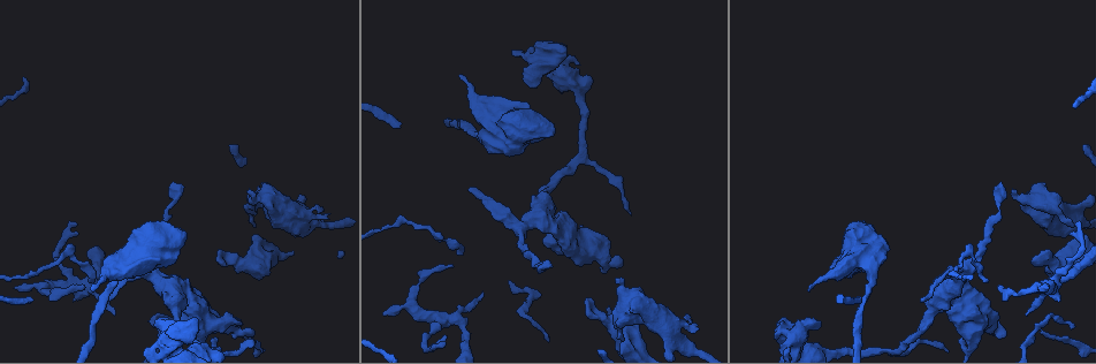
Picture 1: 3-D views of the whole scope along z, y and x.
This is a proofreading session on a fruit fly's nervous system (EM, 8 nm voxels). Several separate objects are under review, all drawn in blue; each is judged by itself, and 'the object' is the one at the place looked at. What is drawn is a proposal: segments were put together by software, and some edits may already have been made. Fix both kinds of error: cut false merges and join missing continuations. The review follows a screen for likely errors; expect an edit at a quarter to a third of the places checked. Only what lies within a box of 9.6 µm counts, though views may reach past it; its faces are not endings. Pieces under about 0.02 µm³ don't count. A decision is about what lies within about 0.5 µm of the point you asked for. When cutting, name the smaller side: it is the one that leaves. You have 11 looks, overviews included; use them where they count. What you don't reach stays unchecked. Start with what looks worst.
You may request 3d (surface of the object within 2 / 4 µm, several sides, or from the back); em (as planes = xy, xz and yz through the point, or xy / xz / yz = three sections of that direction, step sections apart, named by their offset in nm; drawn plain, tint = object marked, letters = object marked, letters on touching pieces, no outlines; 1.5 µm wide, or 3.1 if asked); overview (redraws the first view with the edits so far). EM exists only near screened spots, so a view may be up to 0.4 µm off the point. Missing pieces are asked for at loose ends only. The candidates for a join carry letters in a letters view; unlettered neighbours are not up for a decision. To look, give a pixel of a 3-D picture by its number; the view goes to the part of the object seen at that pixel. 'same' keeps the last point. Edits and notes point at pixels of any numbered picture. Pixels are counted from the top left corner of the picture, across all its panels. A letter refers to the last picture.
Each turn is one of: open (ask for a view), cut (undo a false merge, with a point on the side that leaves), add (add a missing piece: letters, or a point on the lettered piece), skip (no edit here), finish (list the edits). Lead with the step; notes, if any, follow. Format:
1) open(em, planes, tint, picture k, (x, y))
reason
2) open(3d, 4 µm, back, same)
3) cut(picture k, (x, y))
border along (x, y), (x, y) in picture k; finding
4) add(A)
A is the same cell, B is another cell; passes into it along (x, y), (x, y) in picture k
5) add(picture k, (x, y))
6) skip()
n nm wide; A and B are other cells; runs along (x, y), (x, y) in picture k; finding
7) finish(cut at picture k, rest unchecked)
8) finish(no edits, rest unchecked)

open(em, planes, letters, picture 1, (248, 190))
free end

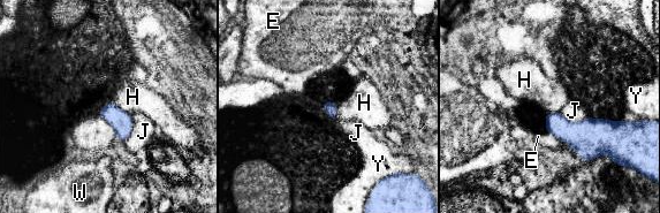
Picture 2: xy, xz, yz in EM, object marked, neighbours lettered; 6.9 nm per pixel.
skip()
E, H, J, W and Y are other cells; border along (111, 100), (129, 114) in picture 2; none of them fits

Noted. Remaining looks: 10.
open(em, planes, letters, picture 1, (94, 290))
free end

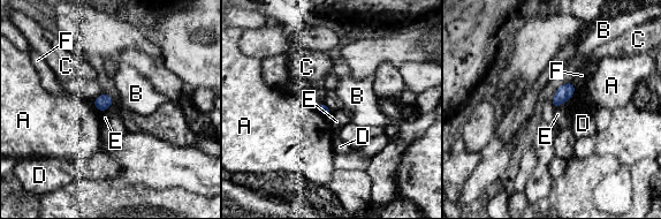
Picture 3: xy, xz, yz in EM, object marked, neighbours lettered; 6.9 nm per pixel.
skip()
A, B, C, D, E and F are other cells; no lettered piece goes on from it

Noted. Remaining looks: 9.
open(em, planes, letters, picture 1, (587, 306))
free end

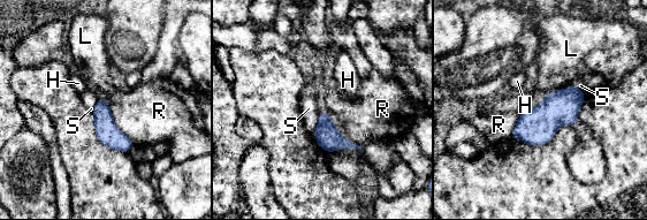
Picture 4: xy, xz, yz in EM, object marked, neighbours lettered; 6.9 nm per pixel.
skip()
R touches over 360 nm; H, L, R and S are other cells; border along (106, 101), (113, 122), (134, 144) in picture 4; no lettered piece goes on from it

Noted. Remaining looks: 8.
open(3d, 2 µm, picture 1, (532, 87))
branch stops here

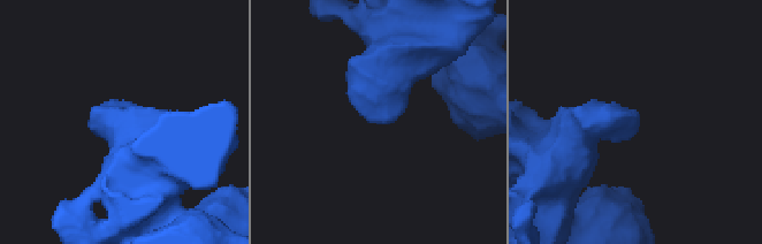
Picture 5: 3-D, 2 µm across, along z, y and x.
open(em, planes, plain, picture 5, (639, 118))

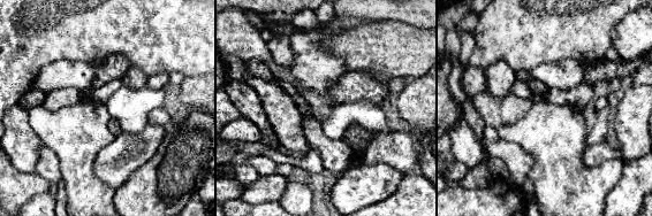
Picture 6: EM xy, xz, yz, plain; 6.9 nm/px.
open(em, planes, letters, same)
see the neighbours

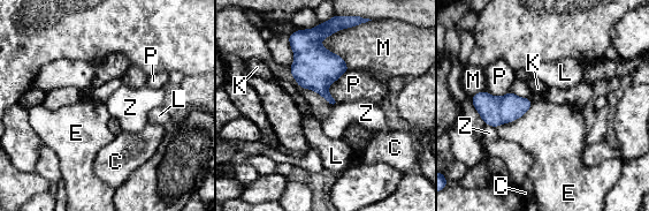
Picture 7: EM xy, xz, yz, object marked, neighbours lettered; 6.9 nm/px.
skip()
C, E, K, L, M, P and Z are other cells; border along (533, 102), (521, 115), (495, 127) in picture 7; no lettered piece goes on from it

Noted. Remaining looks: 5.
finish(no edits, rest unchecked)

